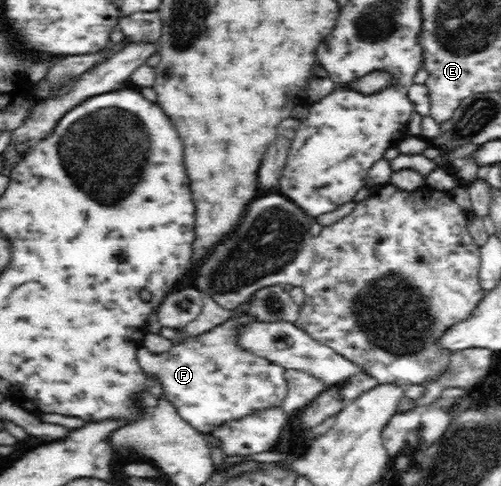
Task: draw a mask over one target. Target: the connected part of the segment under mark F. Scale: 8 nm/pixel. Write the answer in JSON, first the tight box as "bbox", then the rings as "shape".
{"bbox":[137,316,289,433],"shape":[[[255,316],[225,320],[223,324],[217,325],[207,332],[173,343],[170,350],[161,354],[154,354],[145,347],[141,347],[139,350],[137,358],[141,358],[141,367],[157,378],[157,382],[163,388],[163,397],[170,402],[170,405],[176,409],[184,421],[187,421],[199,432],[213,433],[219,426],[231,424],[231,422],[247,418],[251,414],[261,414],[269,408],[280,408],[283,400],[287,398],[289,381],[285,377],[286,368],[253,353],[251,349],[243,347],[243,345],[239,345],[241,334],[249,328],[251,322],[256,320]]]}

